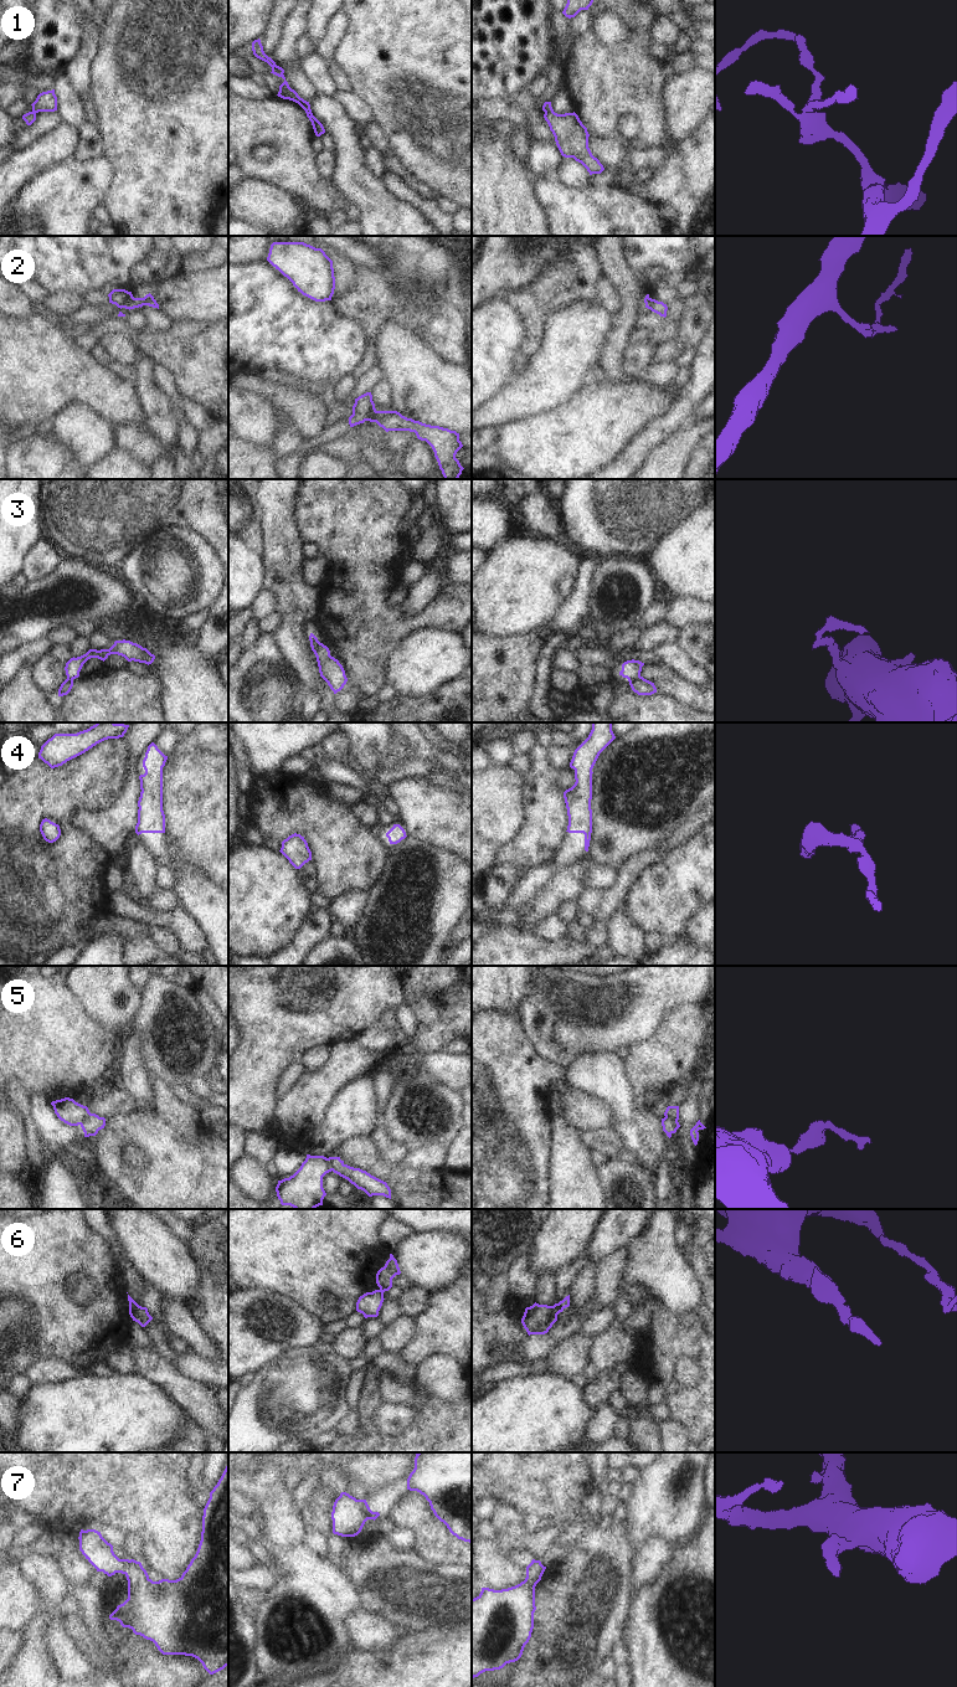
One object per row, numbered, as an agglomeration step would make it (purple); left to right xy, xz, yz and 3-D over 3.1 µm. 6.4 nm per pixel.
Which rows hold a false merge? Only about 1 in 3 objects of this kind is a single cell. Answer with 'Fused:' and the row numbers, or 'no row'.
Fused: 1, 2, 3, 5, 6

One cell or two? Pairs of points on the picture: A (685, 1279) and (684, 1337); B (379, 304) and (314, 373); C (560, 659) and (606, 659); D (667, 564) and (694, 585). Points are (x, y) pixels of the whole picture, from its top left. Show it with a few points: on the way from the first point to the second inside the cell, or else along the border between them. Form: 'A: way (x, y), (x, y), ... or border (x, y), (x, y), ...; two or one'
A: border (701, 1295), (693, 1310), (669, 1312); two
B: border (336, 305), (343, 314), (363, 324), (366, 350); two
C: border (575, 653), (582, 664); two
D: way (673, 564), (688, 579); one

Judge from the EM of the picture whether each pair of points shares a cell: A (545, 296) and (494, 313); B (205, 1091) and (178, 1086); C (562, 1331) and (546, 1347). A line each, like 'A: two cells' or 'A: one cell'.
A: two cells
B: two cells
C: one cell

